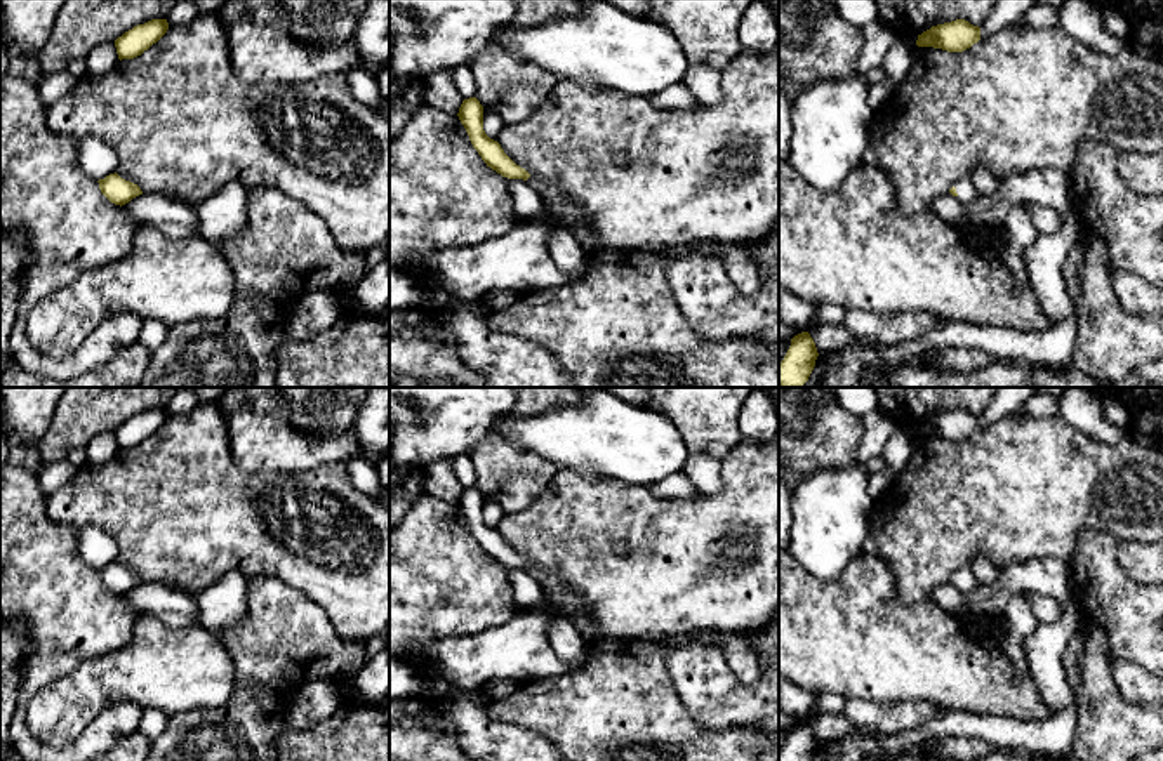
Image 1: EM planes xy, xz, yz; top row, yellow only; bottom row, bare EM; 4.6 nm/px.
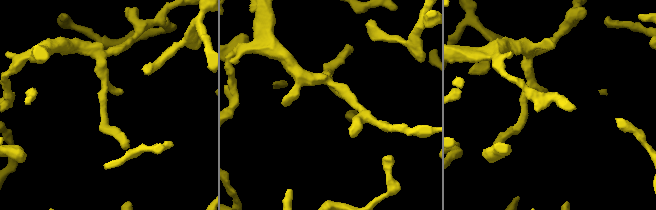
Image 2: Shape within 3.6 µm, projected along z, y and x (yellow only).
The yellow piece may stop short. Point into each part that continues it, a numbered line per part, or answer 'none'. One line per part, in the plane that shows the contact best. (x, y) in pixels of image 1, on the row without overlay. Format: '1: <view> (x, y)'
1: yz (965, 579)

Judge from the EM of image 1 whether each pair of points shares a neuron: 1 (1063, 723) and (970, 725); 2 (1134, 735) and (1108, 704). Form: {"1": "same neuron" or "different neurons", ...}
{"1": "same neuron", "2": "same neuron"}

